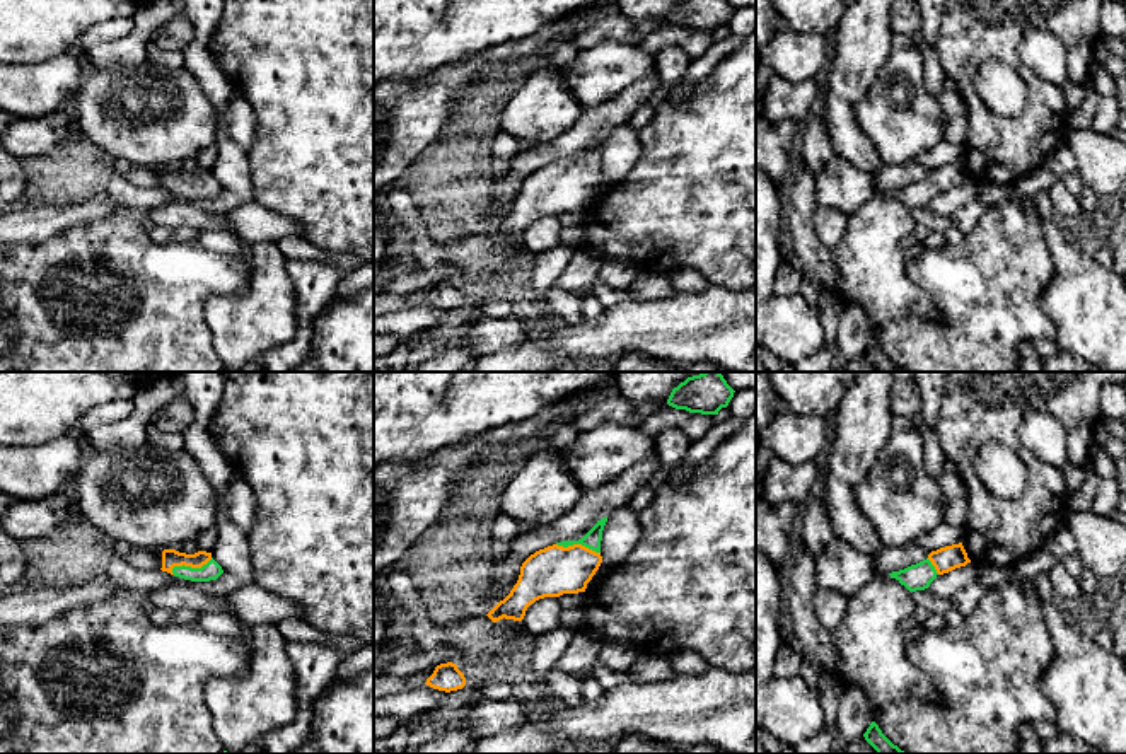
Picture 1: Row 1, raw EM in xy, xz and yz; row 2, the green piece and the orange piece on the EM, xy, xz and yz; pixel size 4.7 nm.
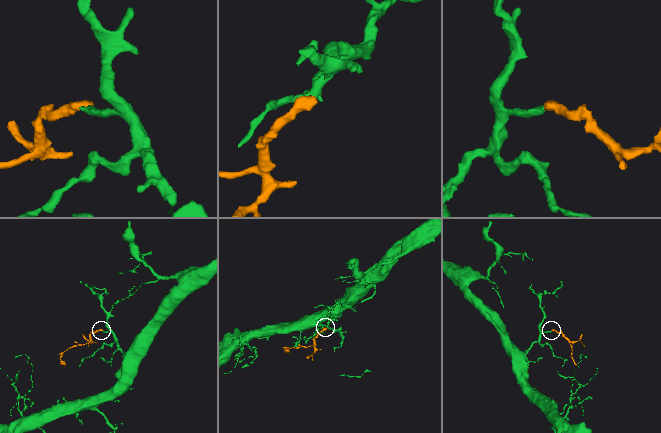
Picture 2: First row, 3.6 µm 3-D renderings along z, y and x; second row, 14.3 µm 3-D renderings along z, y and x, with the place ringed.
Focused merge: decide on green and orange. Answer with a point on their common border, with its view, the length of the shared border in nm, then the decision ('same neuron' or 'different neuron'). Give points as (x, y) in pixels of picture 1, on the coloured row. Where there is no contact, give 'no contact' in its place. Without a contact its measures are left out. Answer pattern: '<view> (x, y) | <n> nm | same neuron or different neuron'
xy (190, 567) | 220 nm | same neuron

